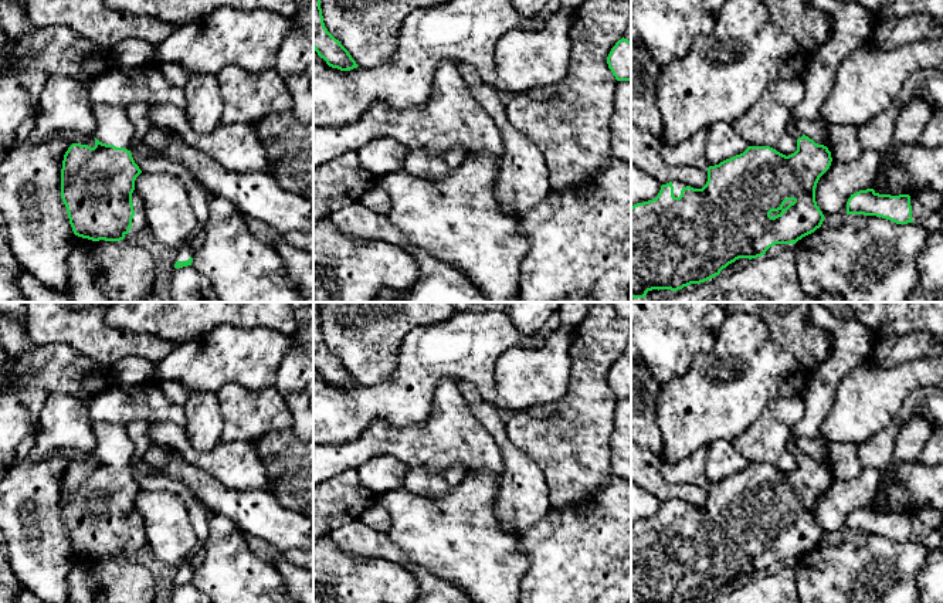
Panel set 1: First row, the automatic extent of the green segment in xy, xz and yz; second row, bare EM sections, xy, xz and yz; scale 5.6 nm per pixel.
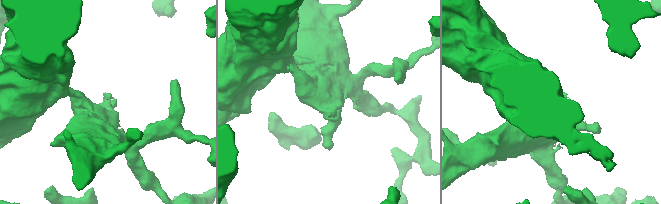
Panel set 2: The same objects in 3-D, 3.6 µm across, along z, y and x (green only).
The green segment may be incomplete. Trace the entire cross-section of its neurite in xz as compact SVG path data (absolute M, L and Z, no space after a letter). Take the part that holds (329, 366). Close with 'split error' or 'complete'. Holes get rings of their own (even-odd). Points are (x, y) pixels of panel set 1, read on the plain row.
M313 302L313 367L332 386L350 389L359 385L349 369L325 345L320 326L320 302Z; complete

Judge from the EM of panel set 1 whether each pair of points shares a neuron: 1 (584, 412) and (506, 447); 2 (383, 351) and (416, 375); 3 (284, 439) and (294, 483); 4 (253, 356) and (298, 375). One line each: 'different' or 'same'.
1: different
2: different
3: same
4: different

